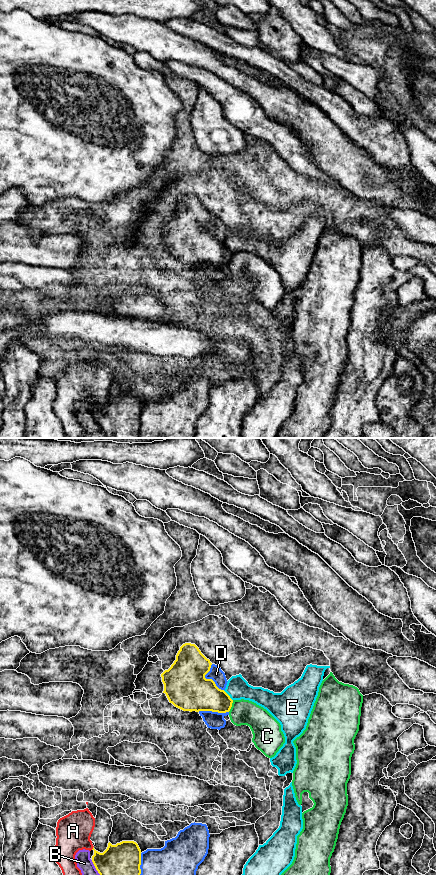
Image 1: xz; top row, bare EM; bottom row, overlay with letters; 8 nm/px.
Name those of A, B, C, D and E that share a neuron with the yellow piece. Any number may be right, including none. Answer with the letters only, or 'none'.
none

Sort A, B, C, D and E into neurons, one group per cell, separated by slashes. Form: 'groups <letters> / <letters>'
groups A / B / C / D / E

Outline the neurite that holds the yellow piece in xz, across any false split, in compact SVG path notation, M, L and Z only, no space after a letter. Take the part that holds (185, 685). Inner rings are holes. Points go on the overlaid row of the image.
M183 644L174 663L161 674L169 702L183 711L229 712L233 700L205 678L211 665L195 644Z

